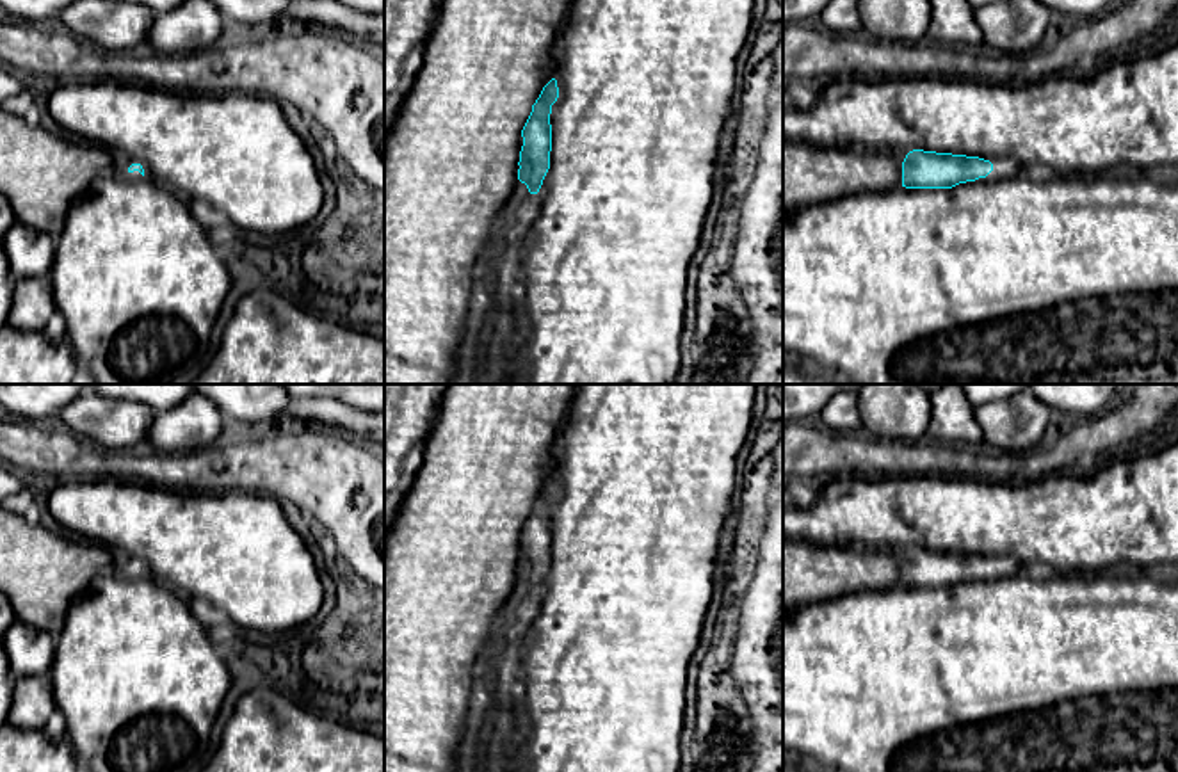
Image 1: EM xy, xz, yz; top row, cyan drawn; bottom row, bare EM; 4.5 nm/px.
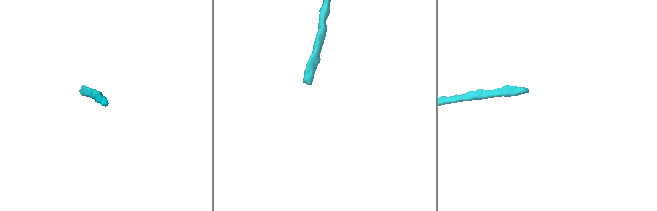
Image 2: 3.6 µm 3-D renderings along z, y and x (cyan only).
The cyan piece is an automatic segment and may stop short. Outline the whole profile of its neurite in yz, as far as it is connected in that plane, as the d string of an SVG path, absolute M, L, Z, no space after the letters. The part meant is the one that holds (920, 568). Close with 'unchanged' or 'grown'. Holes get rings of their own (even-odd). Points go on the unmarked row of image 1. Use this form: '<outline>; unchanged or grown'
M900 548L902 585L886 591L861 591L794 610L783 617L783 752L813 756L820 765L838 772L1178 772L1178 566L1141 569L1117 564L1105 571L1061 575L1046 564L1021 564L1005 555L966 555L924 548Z; grown

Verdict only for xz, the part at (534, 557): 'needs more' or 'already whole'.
needs more

